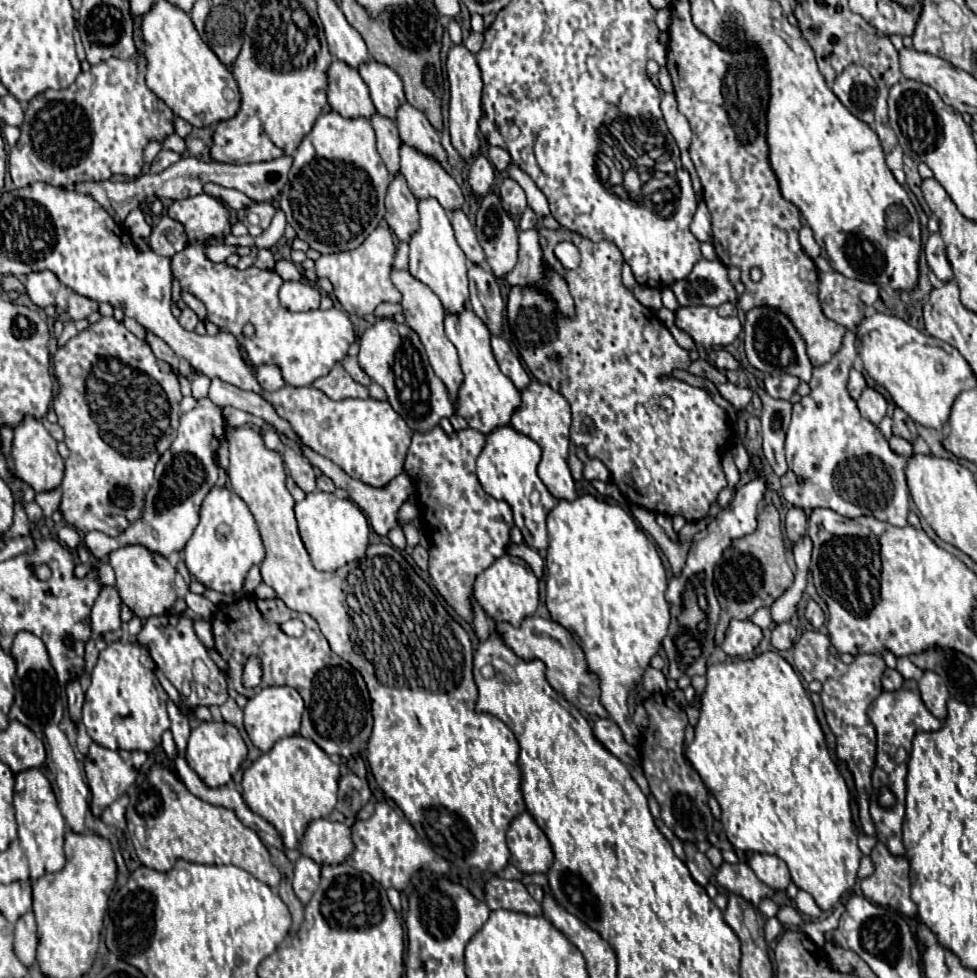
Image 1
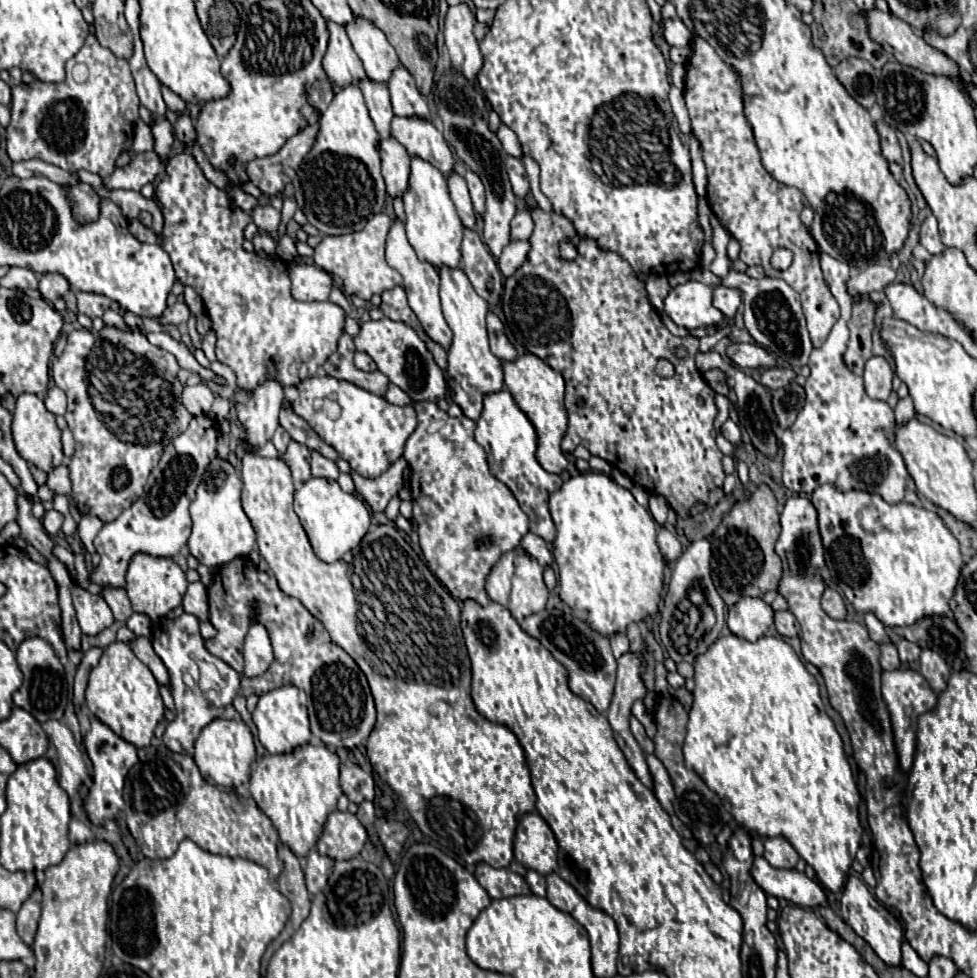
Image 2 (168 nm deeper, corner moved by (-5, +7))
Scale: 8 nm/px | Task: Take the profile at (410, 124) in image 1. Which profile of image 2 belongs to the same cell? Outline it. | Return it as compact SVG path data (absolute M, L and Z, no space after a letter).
M398 65L392 71L392 77L388 79L388 89L390 89L390 99L392 99L392 109L396 115L402 115L402 117L418 115L418 117L430 119L426 99L416 89L414 77L408 73L404 65Z

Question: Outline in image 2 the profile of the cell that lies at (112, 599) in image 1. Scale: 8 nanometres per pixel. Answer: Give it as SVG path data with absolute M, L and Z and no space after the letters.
M74 585L72 601L74 601L74 609L76 609L76 619L78 619L84 635L98 635L100 631L104 631L106 627L110 627L114 623L112 609L108 607L108 603L102 597L92 595L84 589L80 589L78 585Z

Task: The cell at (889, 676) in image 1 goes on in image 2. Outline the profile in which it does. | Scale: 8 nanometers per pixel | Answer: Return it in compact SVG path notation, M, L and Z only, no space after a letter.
M882 643L880 645L880 665L886 671L900 667L900 659L898 659L898 651L896 651L894 643Z

